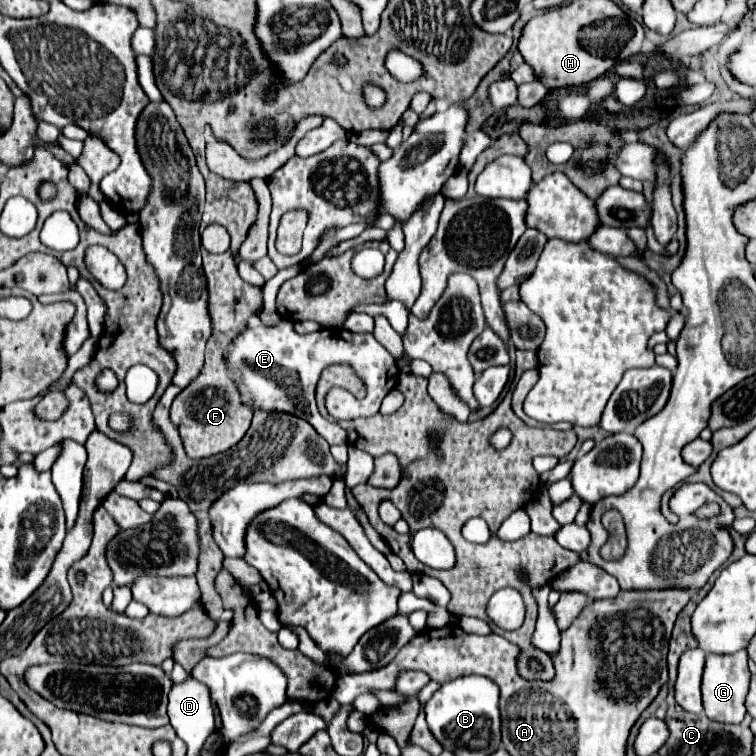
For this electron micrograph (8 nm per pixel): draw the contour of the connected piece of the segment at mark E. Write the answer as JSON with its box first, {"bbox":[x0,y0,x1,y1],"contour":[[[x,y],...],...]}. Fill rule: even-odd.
{"bbox":[225,320,399,444],"contour":[[[281,320],[275,326],[249,324],[233,342],[225,356],[225,364],[231,372],[239,370],[241,380],[237,390],[249,408],[269,410],[269,412],[287,412],[295,414],[307,422],[329,442],[329,444],[345,444],[347,434],[339,424],[327,422],[321,418],[315,402],[315,388],[321,378],[321,372],[333,364],[351,366],[355,374],[363,380],[369,396],[369,404],[377,412],[381,400],[395,388],[399,368],[389,350],[375,340],[373,334],[353,334],[345,328],[323,328],[311,334],[299,334],[289,320]]]}

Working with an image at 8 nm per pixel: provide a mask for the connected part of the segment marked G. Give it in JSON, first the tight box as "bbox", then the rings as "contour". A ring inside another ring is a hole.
{"bbox":[703,652,751,724],"contour":[[[735,652],[731,656],[711,656],[707,654],[705,670],[703,670],[703,708],[705,716],[709,720],[721,722],[721,724],[741,724],[747,710],[745,710],[745,696],[747,696],[747,684],[751,682],[747,652]]]}

